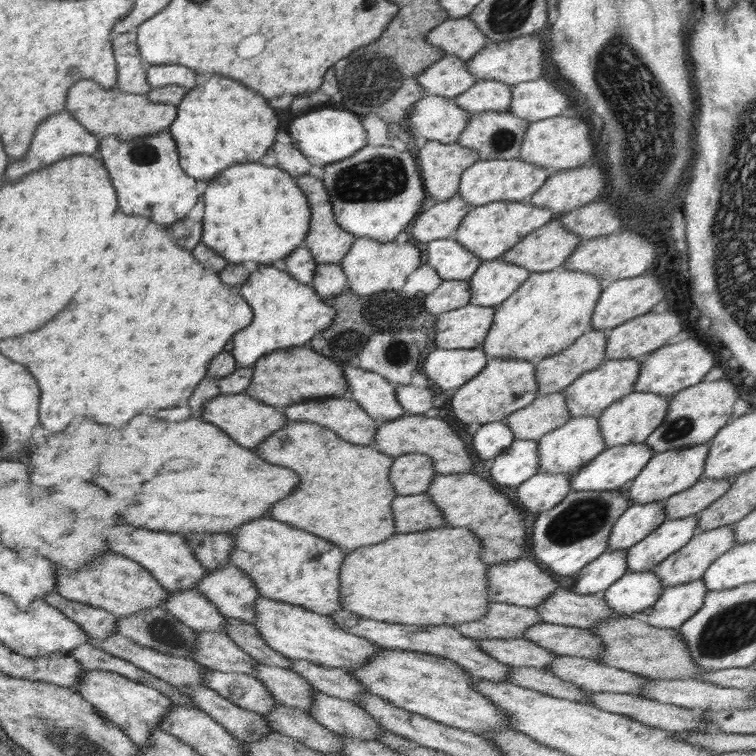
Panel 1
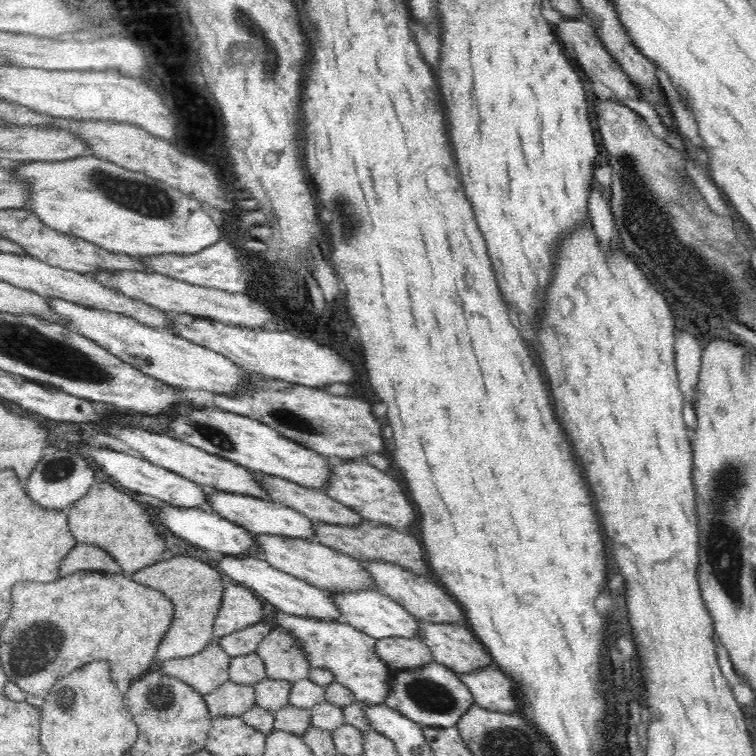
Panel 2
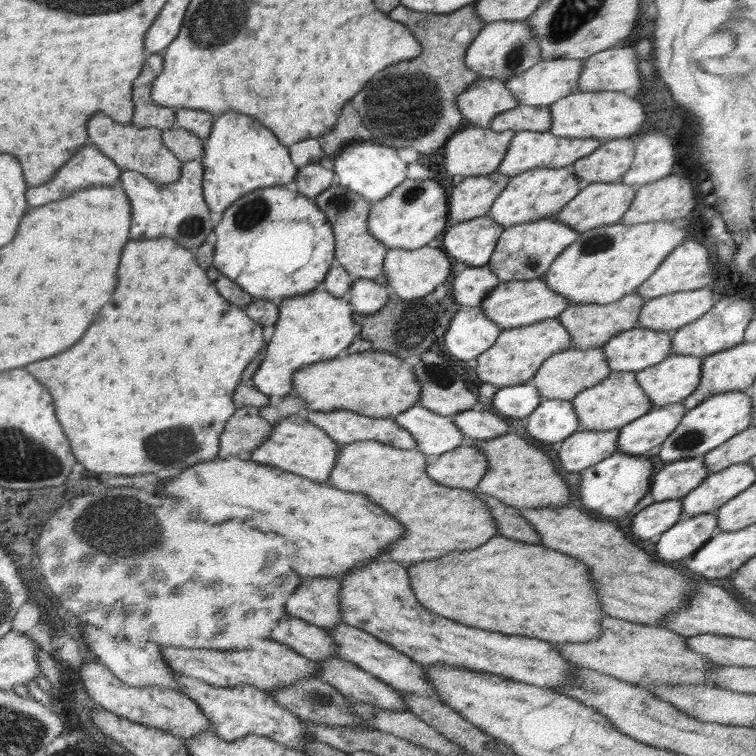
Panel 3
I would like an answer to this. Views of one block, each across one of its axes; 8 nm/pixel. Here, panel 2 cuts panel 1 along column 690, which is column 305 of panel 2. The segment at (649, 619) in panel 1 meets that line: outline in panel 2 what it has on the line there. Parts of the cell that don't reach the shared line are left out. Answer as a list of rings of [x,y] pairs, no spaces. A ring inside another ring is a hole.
[[[214,556],[214,558],[222,560],[222,562],[214,562],[213,565],[217,569],[222,570],[226,576],[230,576],[232,582],[238,582],[239,585],[244,586],[246,589],[258,592],[260,596],[268,600],[276,609],[299,617],[322,619],[324,622],[332,619],[339,621],[340,611],[335,605],[335,594],[332,591],[317,588],[304,580],[293,577],[291,574],[286,574],[274,568],[268,561],[260,560],[257,556]]]

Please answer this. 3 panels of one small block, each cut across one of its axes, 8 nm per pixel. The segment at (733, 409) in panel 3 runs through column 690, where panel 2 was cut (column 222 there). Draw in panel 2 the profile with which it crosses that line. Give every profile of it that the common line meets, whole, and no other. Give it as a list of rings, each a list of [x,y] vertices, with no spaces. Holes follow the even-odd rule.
[[[182,405],[174,413],[174,418],[168,424],[168,430],[172,434],[168,432],[168,436],[235,462],[253,472],[280,477],[325,492],[331,473],[330,458],[285,438],[271,426],[218,407]]]

